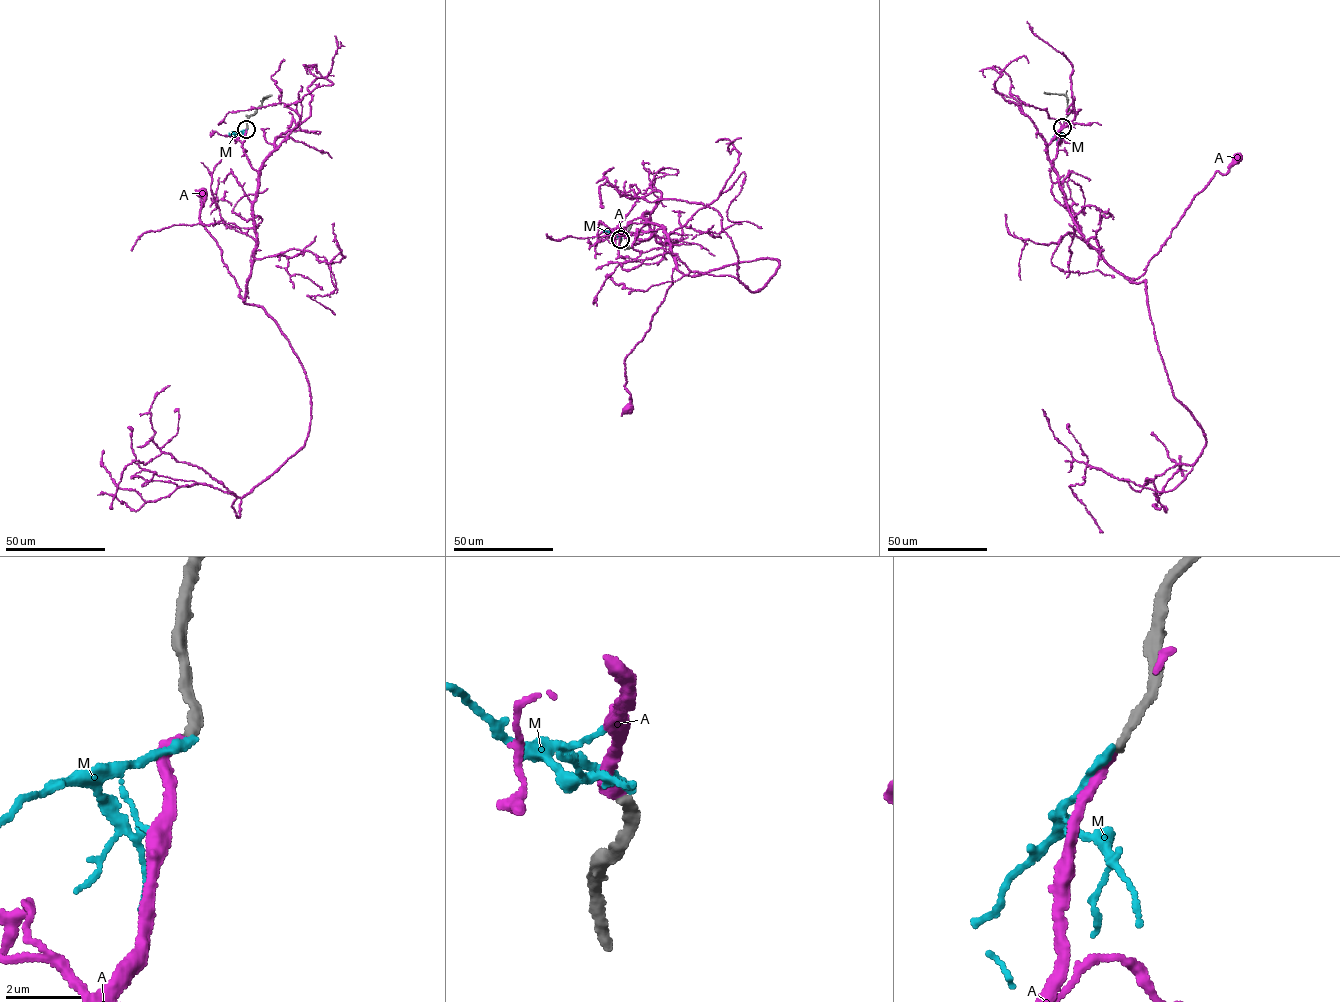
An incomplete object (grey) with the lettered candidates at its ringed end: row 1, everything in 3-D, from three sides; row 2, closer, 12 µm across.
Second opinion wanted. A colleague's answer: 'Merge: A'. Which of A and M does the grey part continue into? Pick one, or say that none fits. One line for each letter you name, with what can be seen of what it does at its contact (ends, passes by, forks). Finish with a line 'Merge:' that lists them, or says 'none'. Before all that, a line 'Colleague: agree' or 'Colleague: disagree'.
Colleague: agree
A: it ends there
Merge: A

